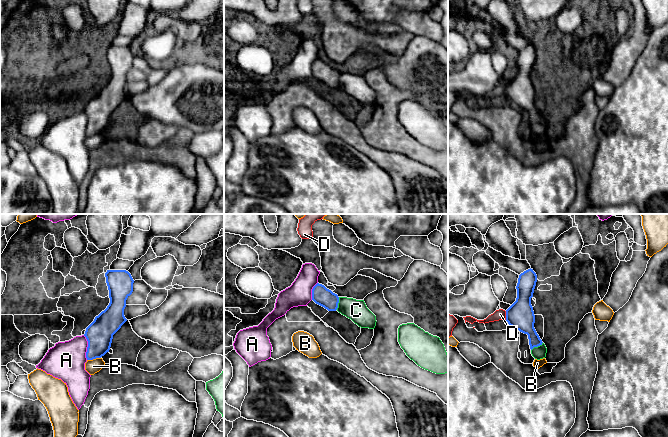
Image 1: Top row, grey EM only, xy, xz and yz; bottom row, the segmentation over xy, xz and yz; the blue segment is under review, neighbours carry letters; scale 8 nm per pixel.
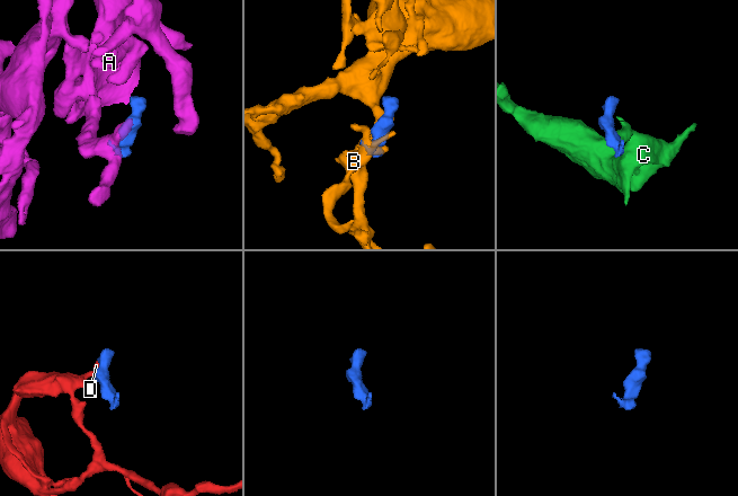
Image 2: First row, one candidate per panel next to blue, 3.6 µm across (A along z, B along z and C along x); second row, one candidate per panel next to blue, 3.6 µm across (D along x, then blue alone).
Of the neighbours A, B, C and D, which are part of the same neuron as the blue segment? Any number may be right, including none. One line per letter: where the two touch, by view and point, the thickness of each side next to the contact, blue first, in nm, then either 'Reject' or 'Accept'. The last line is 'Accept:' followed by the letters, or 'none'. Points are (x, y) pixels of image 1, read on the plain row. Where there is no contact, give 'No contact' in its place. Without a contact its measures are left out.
A: Touches blue at xy (87, 123). Thickness 220 nm (blue) against 300 nm. Reject
B: Touches blue at xy (93, 134). Thickness 220 nm (blue) against 110 nm. Reject
C: Touches blue at xz (338, 78). Thickness 150 nm (blue) against 170 nm. Reject
D: Touches blue at yz (506, 91). Thickness 220 nm (blue) against 90 nm. Reject
Accept: none

